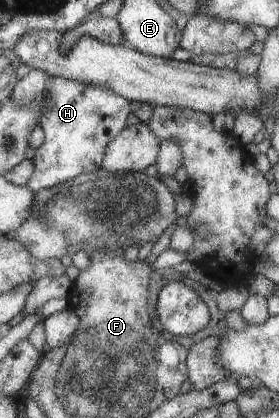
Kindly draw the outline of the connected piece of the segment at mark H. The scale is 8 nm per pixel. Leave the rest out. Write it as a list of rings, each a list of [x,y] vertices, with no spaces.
[[[51,76],[49,88],[44,93],[47,102],[39,122],[44,130],[44,140],[35,149],[32,158],[34,171],[26,184],[34,193],[72,181],[80,174],[97,172],[103,166],[105,150],[113,138],[123,132],[127,114],[131,112],[129,100],[113,90],[106,91],[103,86],[77,82],[71,78]]]

